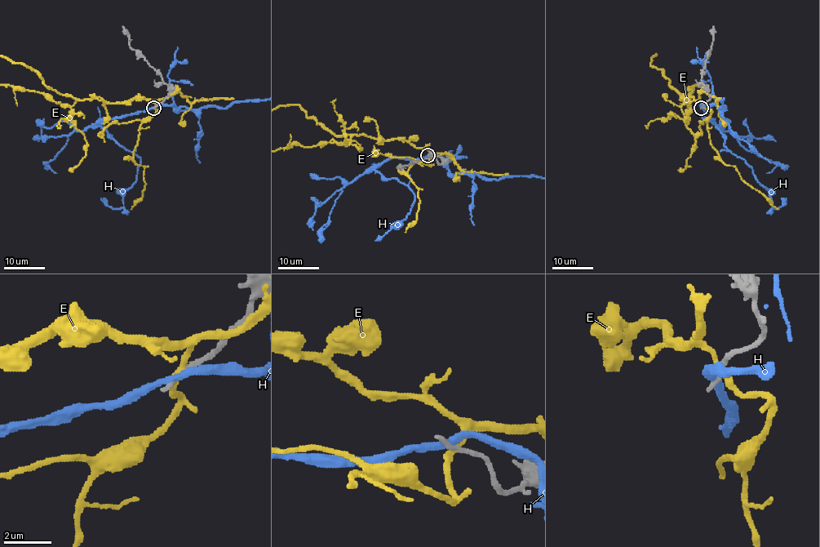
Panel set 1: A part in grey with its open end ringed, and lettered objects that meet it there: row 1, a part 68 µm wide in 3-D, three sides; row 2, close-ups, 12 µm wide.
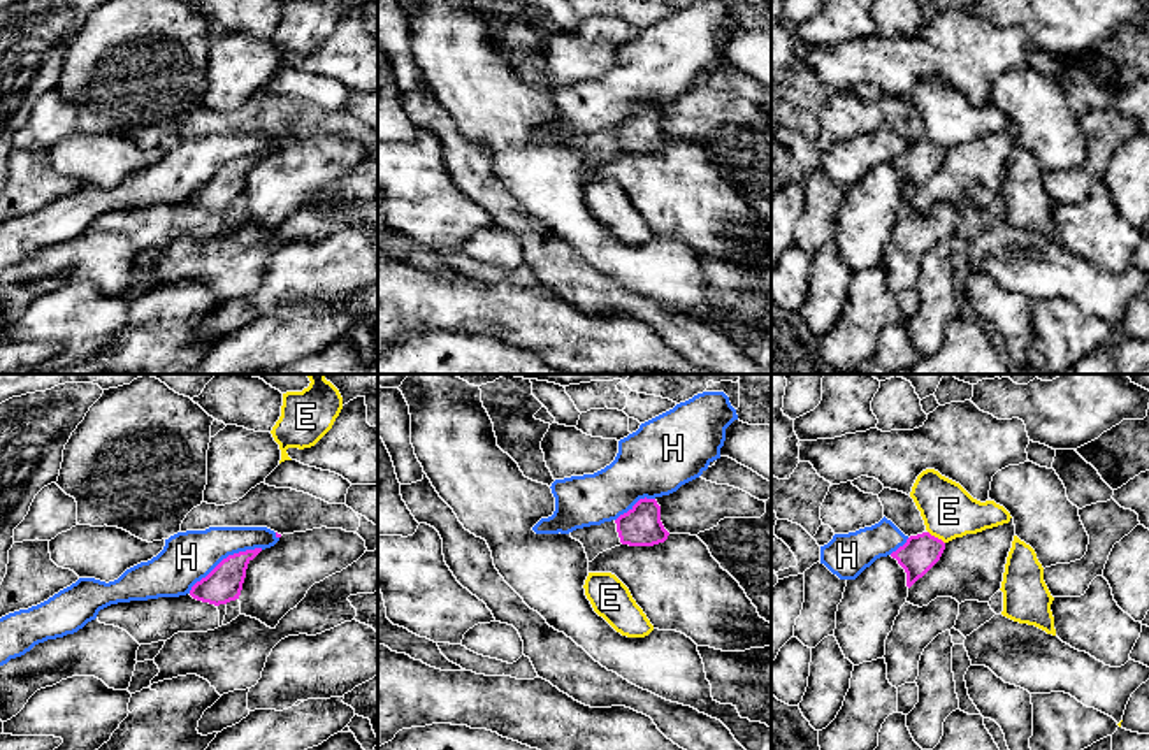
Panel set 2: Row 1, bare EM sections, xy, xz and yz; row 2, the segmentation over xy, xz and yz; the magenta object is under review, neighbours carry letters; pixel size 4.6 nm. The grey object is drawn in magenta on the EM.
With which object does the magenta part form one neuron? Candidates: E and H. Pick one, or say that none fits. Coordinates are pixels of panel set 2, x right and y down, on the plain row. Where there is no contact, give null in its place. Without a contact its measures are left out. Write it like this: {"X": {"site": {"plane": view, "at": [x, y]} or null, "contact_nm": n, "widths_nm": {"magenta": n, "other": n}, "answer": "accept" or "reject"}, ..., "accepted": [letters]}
{"E": {"site": {"plane": "yz", "at": [937, 144]}, "contact_nm": 100, "widths_nm": {"magenta": 170, "other": 240}, "answer": "reject"}, "H": {"site": {"plane": "xy", "at": [224, 165]}, "contact_nm": 400, "widths_nm": {"magenta": 170, "other": 240}, "answer": "reject"}, "accepted": []}

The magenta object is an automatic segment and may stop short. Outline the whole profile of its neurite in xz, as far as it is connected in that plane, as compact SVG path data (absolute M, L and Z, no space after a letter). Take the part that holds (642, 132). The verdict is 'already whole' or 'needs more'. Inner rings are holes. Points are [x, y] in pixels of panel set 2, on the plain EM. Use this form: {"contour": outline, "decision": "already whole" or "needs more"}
{"contour": "M640 105L615 130L620 149L629 153L654 153L669 142L661 128L661 112L655 105Z", "decision": "already whole"}

